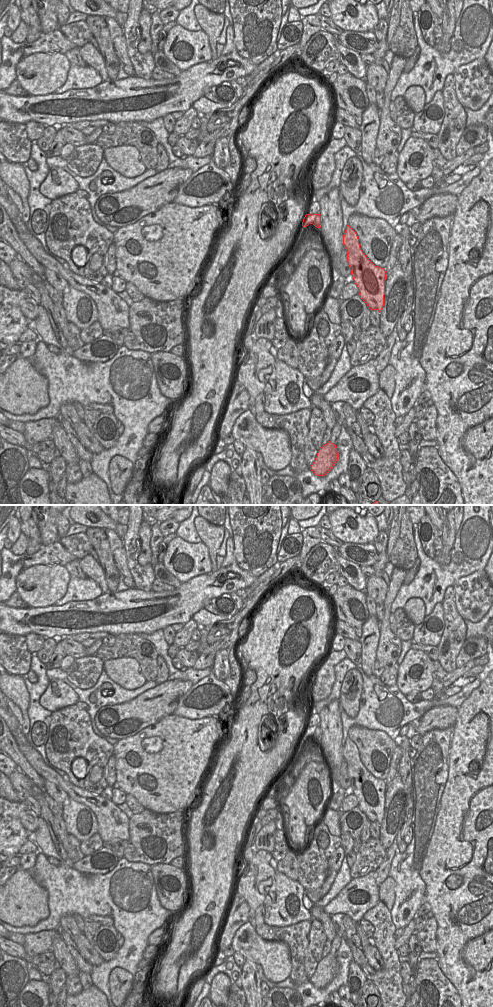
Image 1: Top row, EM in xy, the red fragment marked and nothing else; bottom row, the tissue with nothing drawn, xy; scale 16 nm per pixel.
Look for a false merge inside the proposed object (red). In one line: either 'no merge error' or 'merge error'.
merge error

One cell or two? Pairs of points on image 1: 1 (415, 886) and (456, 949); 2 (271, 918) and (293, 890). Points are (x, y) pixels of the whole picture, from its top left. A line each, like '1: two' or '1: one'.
1: two
2: one

